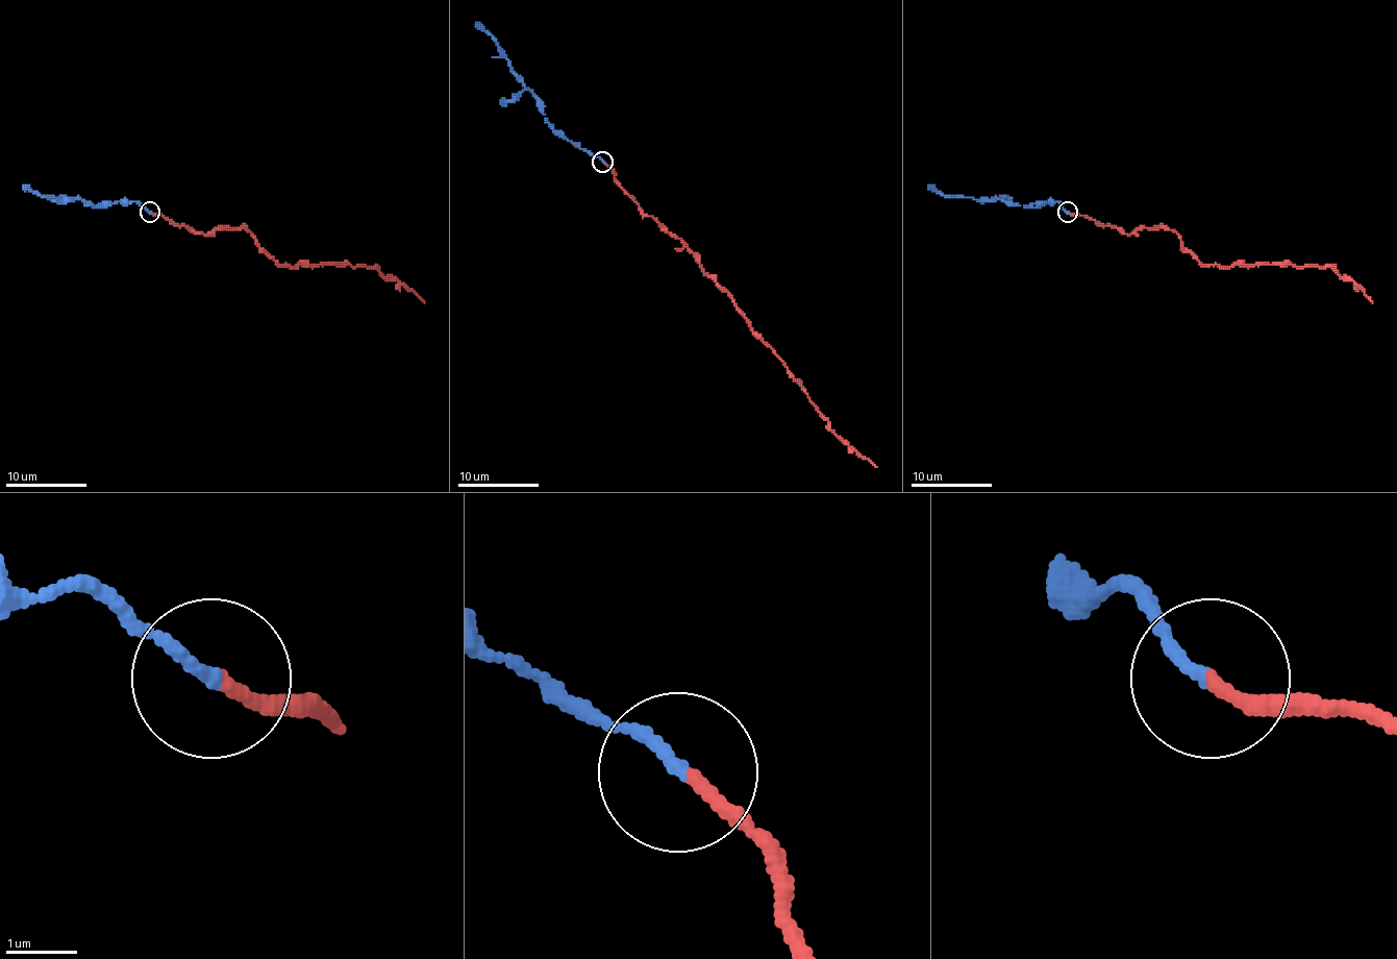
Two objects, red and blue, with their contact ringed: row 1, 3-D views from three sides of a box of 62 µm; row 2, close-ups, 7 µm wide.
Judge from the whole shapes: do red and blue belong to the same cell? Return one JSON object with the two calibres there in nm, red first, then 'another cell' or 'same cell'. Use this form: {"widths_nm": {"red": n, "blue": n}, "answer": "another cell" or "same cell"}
{"widths_nm": {"red": 190, "blue": 180}, "answer": "same cell"}

